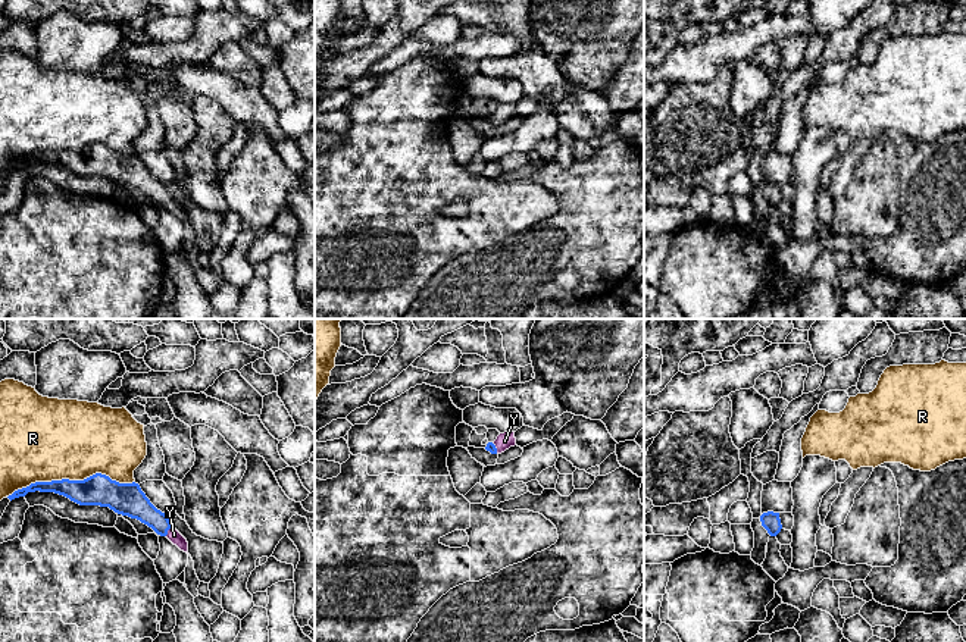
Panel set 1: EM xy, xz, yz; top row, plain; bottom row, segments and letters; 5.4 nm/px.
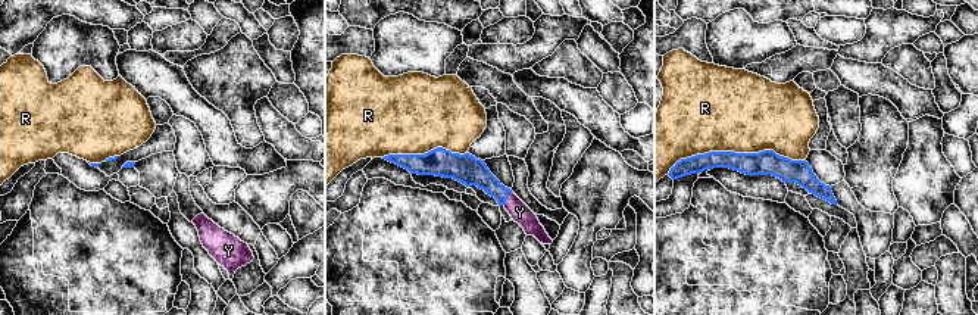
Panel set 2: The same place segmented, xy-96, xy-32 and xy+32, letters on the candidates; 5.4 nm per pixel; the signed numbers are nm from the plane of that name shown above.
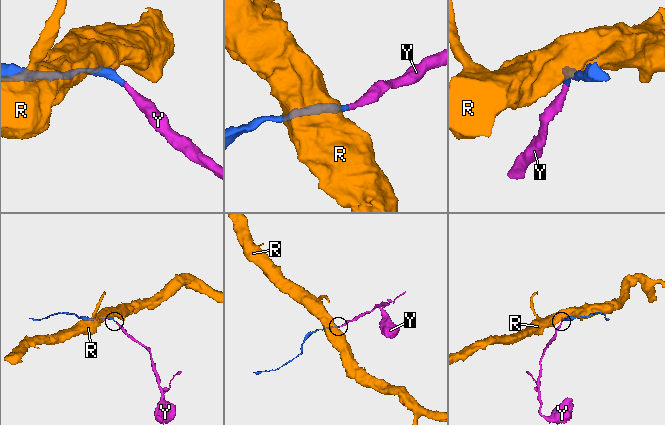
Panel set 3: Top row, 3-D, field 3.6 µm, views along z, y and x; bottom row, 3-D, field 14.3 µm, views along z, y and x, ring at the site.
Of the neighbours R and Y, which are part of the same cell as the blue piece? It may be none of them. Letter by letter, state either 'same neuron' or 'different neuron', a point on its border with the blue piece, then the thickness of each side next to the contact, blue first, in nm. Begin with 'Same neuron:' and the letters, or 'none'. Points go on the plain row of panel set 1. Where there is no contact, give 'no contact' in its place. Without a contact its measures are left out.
Same neuron: Y
R: different neuron; meets blue in xy at (71, 152); 180 nm thick on the blue side, 440 nm on the other
Y: same neuron; meets blue in xy at (168, 200); 160 nm thick on the blue side, 70 nm on the other

